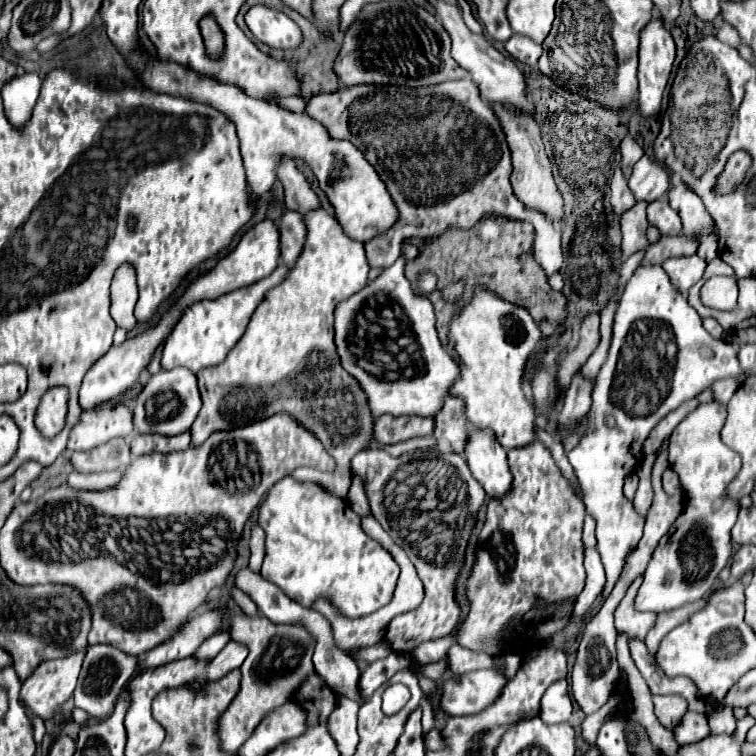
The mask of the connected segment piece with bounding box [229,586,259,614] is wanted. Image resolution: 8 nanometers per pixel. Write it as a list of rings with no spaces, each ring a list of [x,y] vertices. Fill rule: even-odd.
[[[231,586],[231,588],[229,588],[229,594],[231,594],[231,598],[237,602],[237,606],[239,606],[245,614],[259,614],[259,610],[257,610],[257,606],[253,604],[253,600],[251,600],[247,594],[243,594],[239,588]]]

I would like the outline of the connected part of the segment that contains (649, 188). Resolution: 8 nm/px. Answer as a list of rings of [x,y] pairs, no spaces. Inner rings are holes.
[[[643,156],[635,166],[633,174],[629,178],[629,190],[633,192],[635,200],[645,200],[651,204],[653,200],[659,200],[669,190],[669,170],[655,162],[649,156]]]

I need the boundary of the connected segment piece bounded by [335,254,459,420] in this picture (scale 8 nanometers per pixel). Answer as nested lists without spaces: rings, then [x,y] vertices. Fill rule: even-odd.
[[[401,254],[399,260],[383,270],[381,276],[377,276],[377,282],[373,282],[371,286],[367,284],[367,288],[363,288],[361,292],[353,294],[349,300],[343,300],[341,304],[337,304],[335,308],[335,346],[337,346],[337,354],[341,358],[341,366],[345,368],[345,372],[349,372],[355,380],[359,380],[363,392],[367,394],[367,402],[369,402],[369,410],[371,410],[371,416],[373,420],[377,420],[379,416],[383,414],[391,414],[391,416],[403,416],[403,414],[421,414],[421,416],[433,416],[435,412],[439,412],[441,408],[441,402],[447,394],[447,388],[449,384],[453,384],[453,380],[457,378],[459,374],[459,366],[453,362],[451,354],[441,346],[439,338],[437,338],[437,330],[435,330],[435,314],[433,314],[433,306],[431,302],[425,298],[425,296],[419,296],[411,290],[411,284],[409,280],[405,278],[404,268],[406,258]],[[377,292],[385,292],[387,296],[391,296],[395,302],[402,307],[403,312],[409,324],[410,328],[415,334],[415,340],[419,344],[419,352],[421,352],[421,358],[423,358],[423,370],[421,374],[415,374],[413,378],[399,378],[399,380],[377,380],[375,376],[367,374],[363,368],[357,366],[355,362],[355,356],[349,352],[347,348],[347,336],[351,334],[353,326],[355,326],[355,316],[357,312],[361,310],[361,306],[365,304],[367,298],[371,298],[373,294]]]

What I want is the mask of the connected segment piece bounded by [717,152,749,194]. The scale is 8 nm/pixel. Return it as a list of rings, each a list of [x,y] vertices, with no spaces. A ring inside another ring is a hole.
[[[735,152],[729,158],[725,170],[721,172],[721,176],[717,180],[717,192],[721,192],[721,194],[731,192],[733,186],[743,178],[747,168],[749,168],[749,154],[747,152]]]

